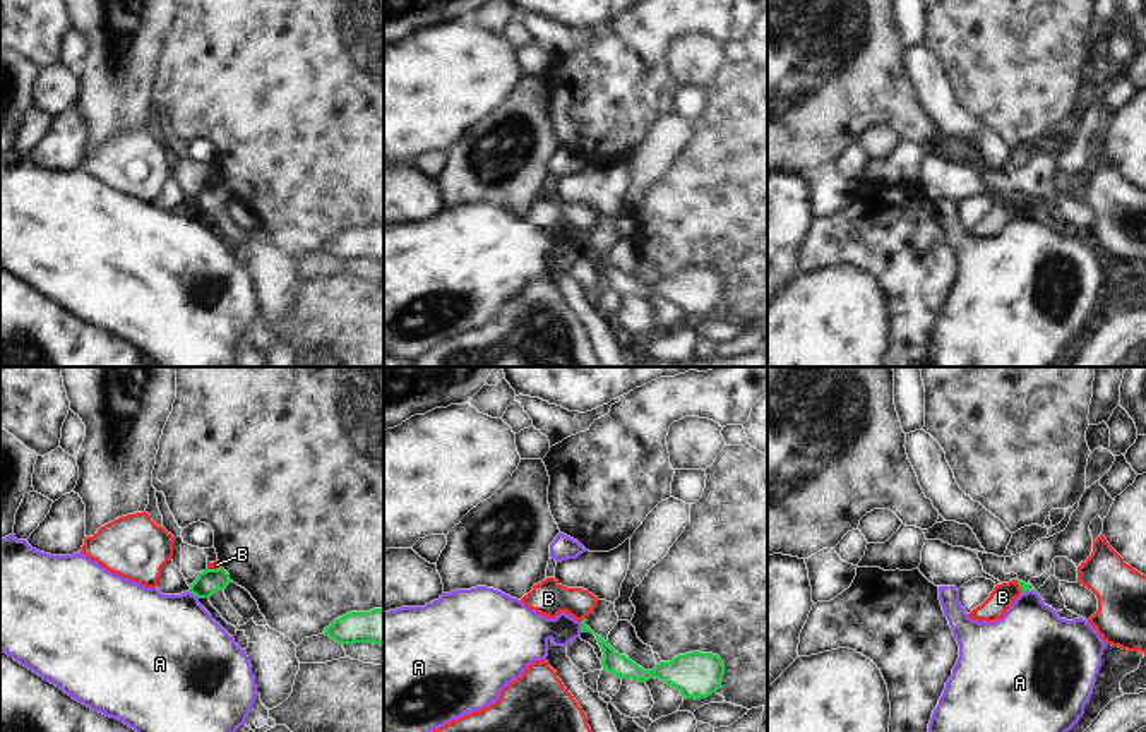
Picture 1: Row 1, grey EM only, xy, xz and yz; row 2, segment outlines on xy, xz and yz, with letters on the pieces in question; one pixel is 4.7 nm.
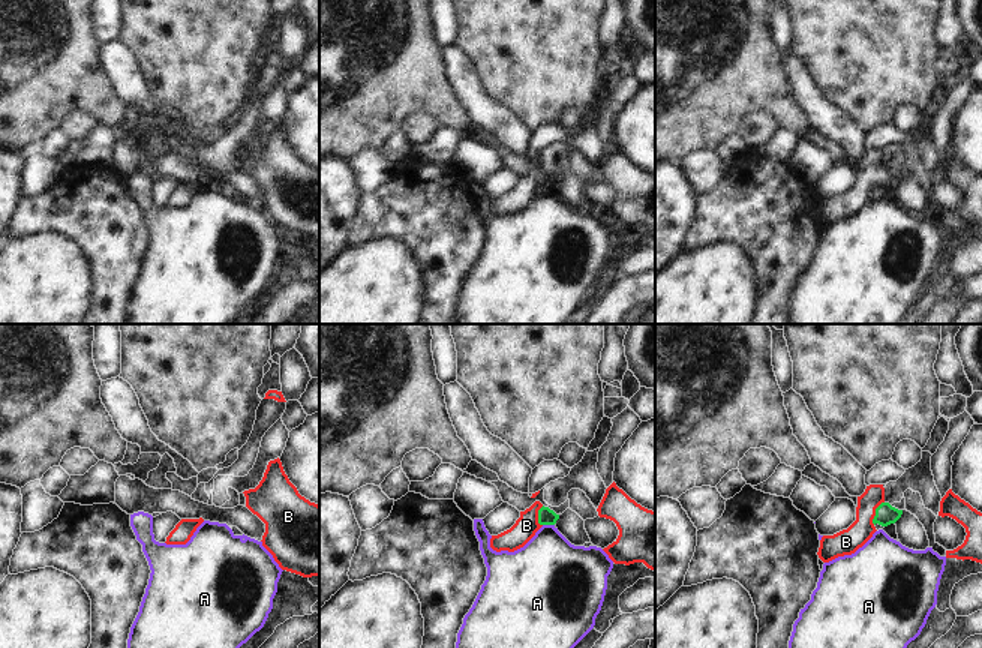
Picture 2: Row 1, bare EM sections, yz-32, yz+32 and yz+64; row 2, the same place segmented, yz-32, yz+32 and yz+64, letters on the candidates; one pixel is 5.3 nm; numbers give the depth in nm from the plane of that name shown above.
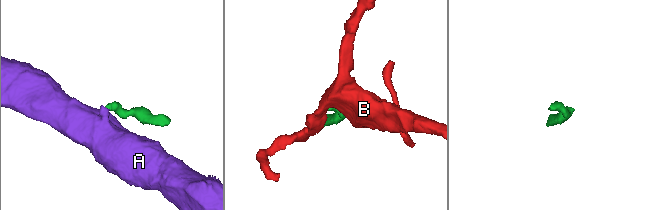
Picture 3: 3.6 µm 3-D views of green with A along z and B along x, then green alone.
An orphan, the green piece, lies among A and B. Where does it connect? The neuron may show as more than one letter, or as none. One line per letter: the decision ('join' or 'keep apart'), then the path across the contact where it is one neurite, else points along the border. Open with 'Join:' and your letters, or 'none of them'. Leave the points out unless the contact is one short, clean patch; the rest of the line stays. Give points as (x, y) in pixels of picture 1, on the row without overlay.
Join: B
A: keep apart | along xy (189, 206), (197, 215)
B: join | across xz (614, 278), (583, 235), (562, 215), (549, 215)

